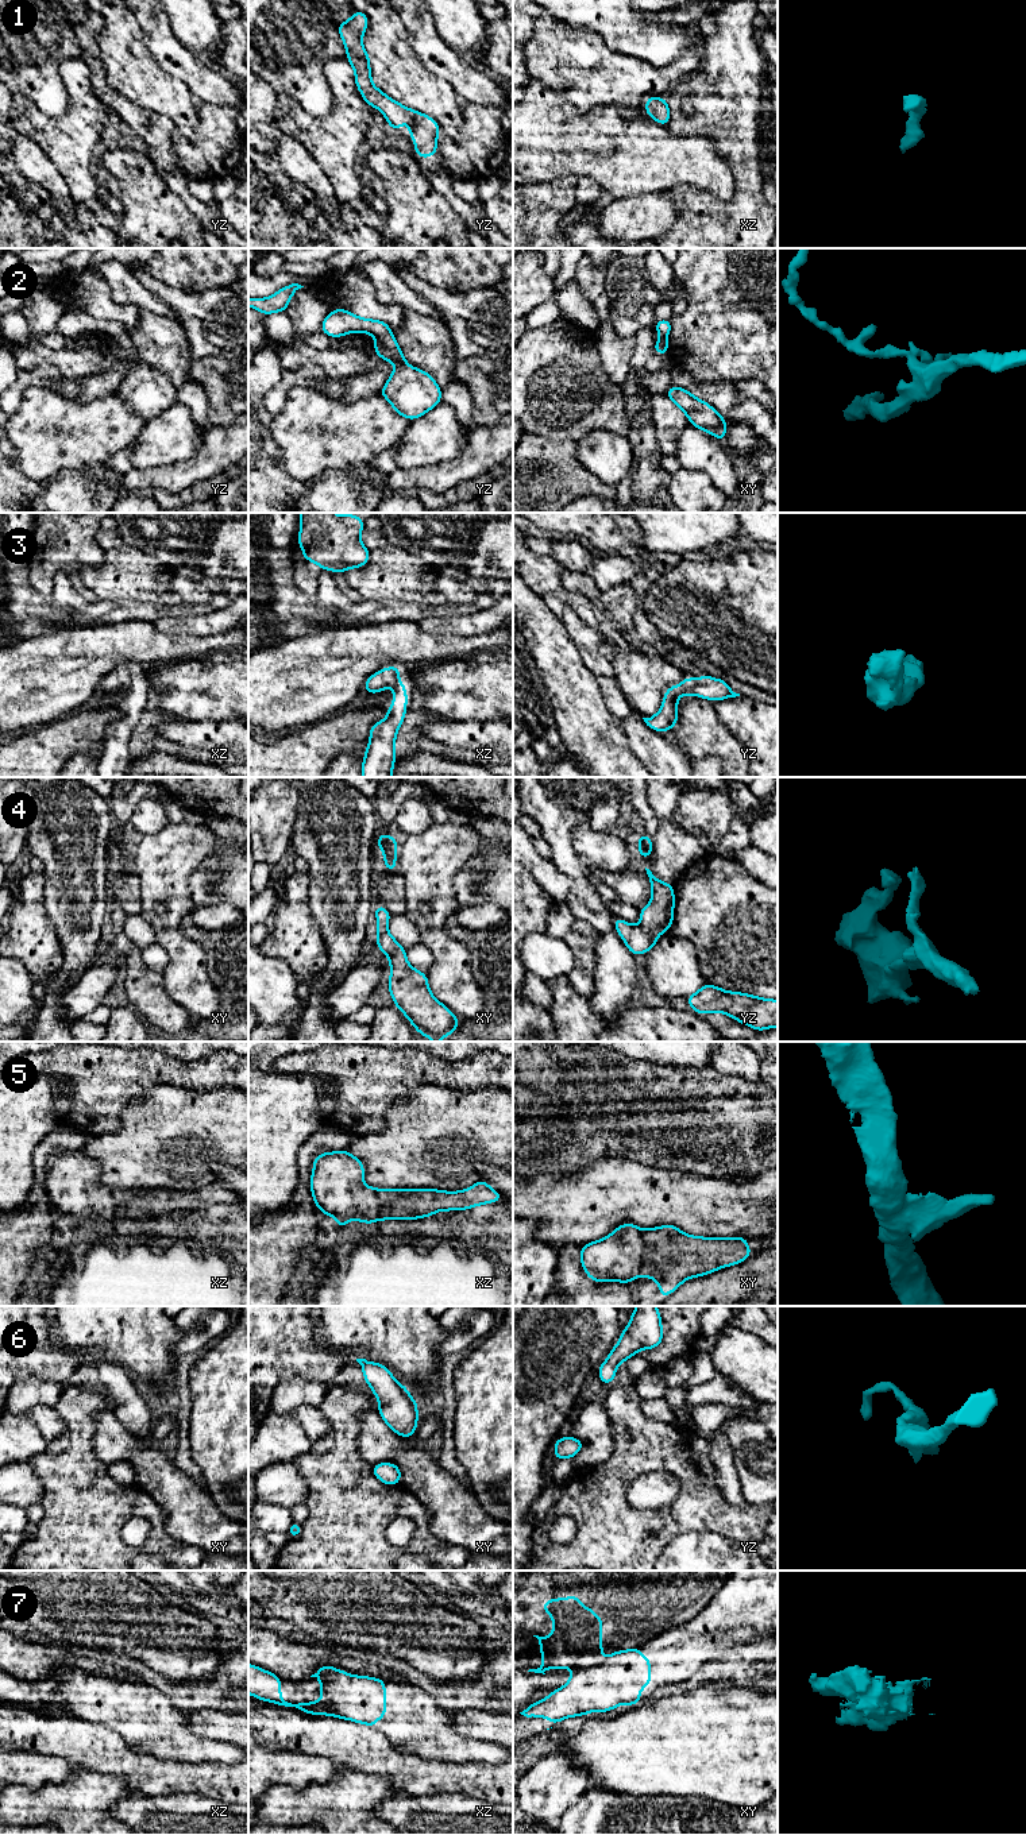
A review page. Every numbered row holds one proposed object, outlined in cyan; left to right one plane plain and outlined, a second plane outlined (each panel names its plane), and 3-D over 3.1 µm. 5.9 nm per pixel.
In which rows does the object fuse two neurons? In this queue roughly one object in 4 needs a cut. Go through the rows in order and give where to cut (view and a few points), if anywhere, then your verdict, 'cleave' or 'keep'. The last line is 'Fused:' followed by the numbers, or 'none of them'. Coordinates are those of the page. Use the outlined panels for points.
1: no cut | keep
2: no cut | keep
3: no cut | keep
4: no cut | keep
5: xy (643, 1231), (643, 1267), (640, 1274) | cleave
6: no cut | keep
7: xy (601, 1661), (575, 1671) | cleave
Fused: 5, 7

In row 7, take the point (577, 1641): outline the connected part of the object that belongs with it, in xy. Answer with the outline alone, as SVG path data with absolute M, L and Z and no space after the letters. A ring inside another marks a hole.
M578 1595L549 1599L543 1603L541 1611L551 1614L554 1633L549 1637L533 1635L543 1647L543 1665L528 1672L545 1674L547 1668L576 1670L601 1662L602 1619L591 1607L582 1607Z

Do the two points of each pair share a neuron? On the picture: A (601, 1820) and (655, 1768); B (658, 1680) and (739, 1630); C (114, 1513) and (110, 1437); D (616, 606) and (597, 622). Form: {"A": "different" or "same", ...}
{"A": "different", "B": "same", "C": "different", "D": "different"}

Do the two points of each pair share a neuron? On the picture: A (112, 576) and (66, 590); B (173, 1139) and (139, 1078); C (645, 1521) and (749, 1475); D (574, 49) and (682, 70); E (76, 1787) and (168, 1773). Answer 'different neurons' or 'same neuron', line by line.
A: different neurons
B: different neurons
C: different neurons
D: same neuron
E: different neurons

